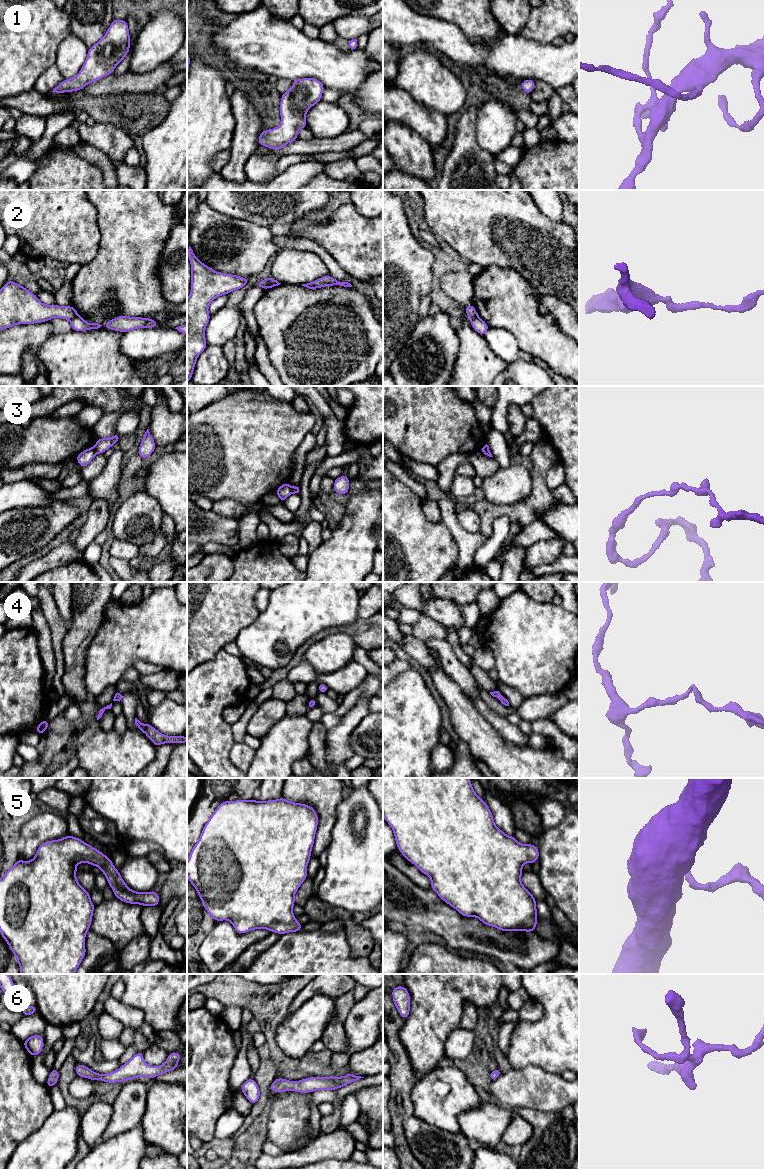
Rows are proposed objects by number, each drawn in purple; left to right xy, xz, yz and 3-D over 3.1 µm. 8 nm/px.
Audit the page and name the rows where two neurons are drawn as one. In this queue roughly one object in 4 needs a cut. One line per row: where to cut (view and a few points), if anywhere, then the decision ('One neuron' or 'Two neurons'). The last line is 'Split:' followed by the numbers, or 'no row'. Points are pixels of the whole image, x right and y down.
1: No split. One neuron
2: Split along xz (271, 278), (265, 288). Two neurons
3: Split along xz (290, 487), (293, 492). Two neurons
4: No split. One neuron
5: No split. One neuron
6: No split. One neuron
Split: 2, 3

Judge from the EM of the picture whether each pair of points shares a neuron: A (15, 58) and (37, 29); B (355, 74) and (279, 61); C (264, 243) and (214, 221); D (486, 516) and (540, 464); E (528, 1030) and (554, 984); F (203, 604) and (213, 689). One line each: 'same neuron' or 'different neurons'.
A: same neuron
B: same neuron
C: same neuron
D: same neuron
E: same neuron
F: different neurons

